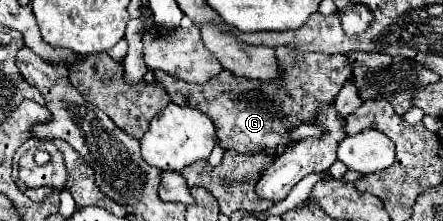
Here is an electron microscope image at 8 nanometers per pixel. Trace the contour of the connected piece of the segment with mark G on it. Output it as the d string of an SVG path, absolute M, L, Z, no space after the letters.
M279 46L275 52L285 72L285 78L279 82L247 80L227 70L209 78L205 84L187 84L161 70L155 70L155 80L167 90L171 102L197 108L211 116L223 148L237 152L255 152L255 148L281 148L283 144L291 144L291 128L309 124L319 110L319 104L335 100L343 82L351 78L351 64L345 54L303 54L287 46Z

